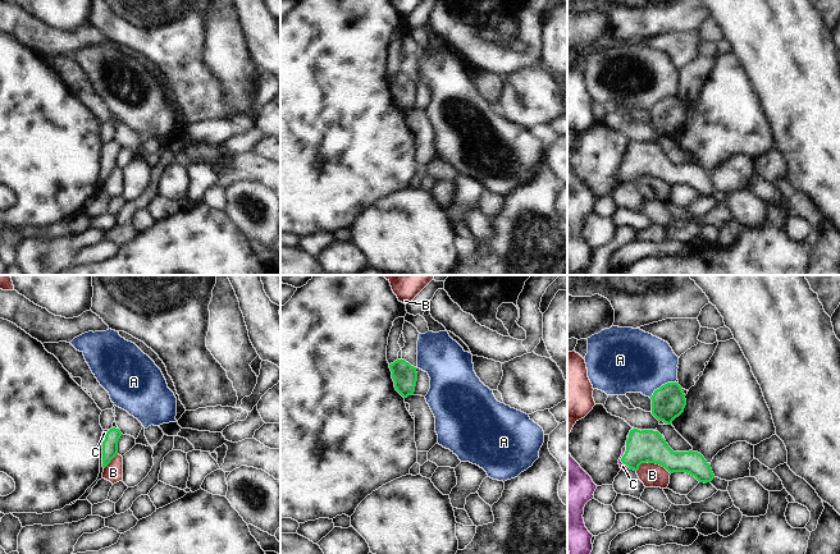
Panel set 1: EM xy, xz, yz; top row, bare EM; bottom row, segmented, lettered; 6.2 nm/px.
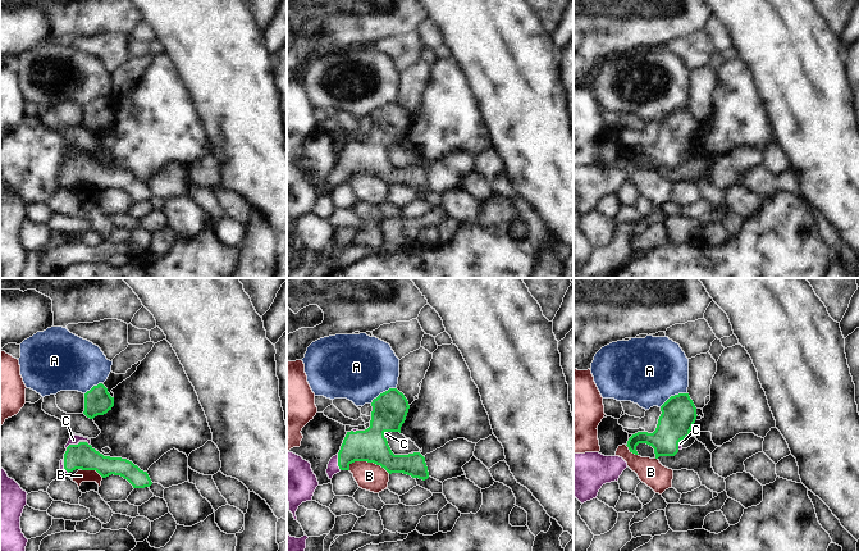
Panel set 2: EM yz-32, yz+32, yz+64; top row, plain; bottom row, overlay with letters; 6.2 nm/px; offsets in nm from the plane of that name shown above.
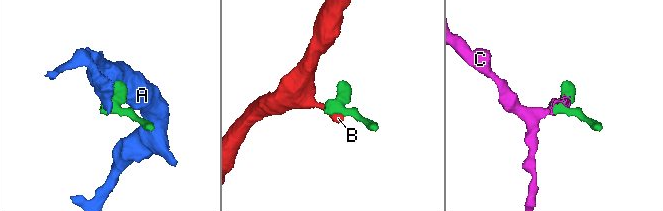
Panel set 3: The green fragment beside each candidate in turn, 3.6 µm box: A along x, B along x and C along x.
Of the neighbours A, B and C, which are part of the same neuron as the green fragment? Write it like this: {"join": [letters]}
{"join": ["C"]}

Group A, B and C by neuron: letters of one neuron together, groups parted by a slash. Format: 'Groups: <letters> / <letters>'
Groups: A / B / C.

